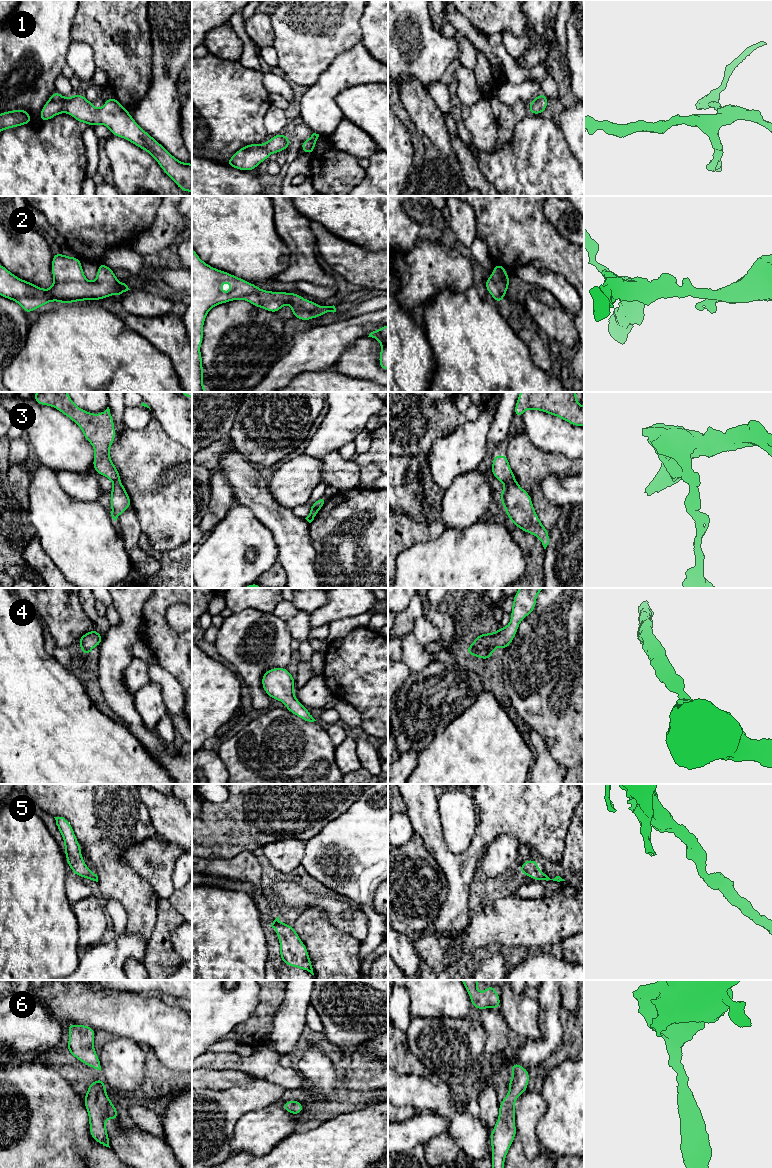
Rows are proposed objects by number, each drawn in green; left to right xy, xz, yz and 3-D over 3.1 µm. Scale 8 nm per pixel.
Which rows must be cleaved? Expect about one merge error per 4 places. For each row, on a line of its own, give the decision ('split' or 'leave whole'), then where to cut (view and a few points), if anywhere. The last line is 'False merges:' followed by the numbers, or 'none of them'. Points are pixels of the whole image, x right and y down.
1: leave whole; no cut
2: leave whole; no cut
3: split; cut in xz along (317, 510), (314, 510), (307, 520)
4: leave whole; no cut
5: leave whole; no cut
6: leave whole; no cut
False merges: 3

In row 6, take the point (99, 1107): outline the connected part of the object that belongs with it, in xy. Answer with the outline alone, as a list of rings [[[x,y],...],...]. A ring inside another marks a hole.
[[[102,1078],[88,1086],[84,1103],[89,1115],[90,1135],[103,1146],[109,1147],[109,1138],[105,1122],[108,1118],[119,1120],[116,1106],[105,1092],[106,1086]]]

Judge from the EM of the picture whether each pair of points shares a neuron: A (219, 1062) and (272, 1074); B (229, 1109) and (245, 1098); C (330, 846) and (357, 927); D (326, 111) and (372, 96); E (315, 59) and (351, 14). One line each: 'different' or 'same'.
A: same
B: same
C: different
D: different
E: same

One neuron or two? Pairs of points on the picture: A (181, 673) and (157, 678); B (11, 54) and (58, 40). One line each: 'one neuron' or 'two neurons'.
A: two neurons
B: one neuron

